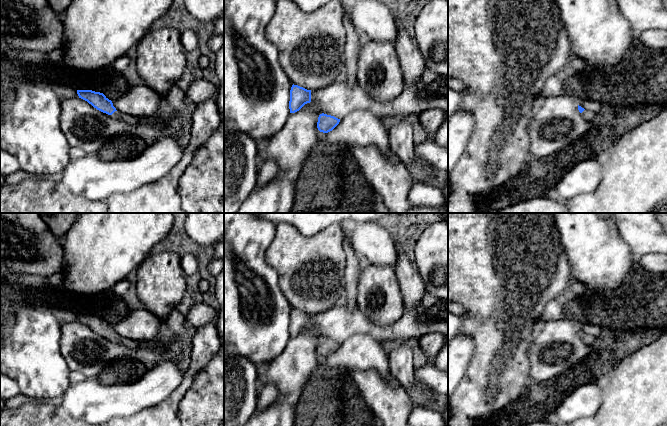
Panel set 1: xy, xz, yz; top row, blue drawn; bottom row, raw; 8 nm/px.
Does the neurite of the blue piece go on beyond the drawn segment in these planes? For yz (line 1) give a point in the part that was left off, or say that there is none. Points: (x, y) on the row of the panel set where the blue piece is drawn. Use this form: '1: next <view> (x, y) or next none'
1: next yz (588, 115)

